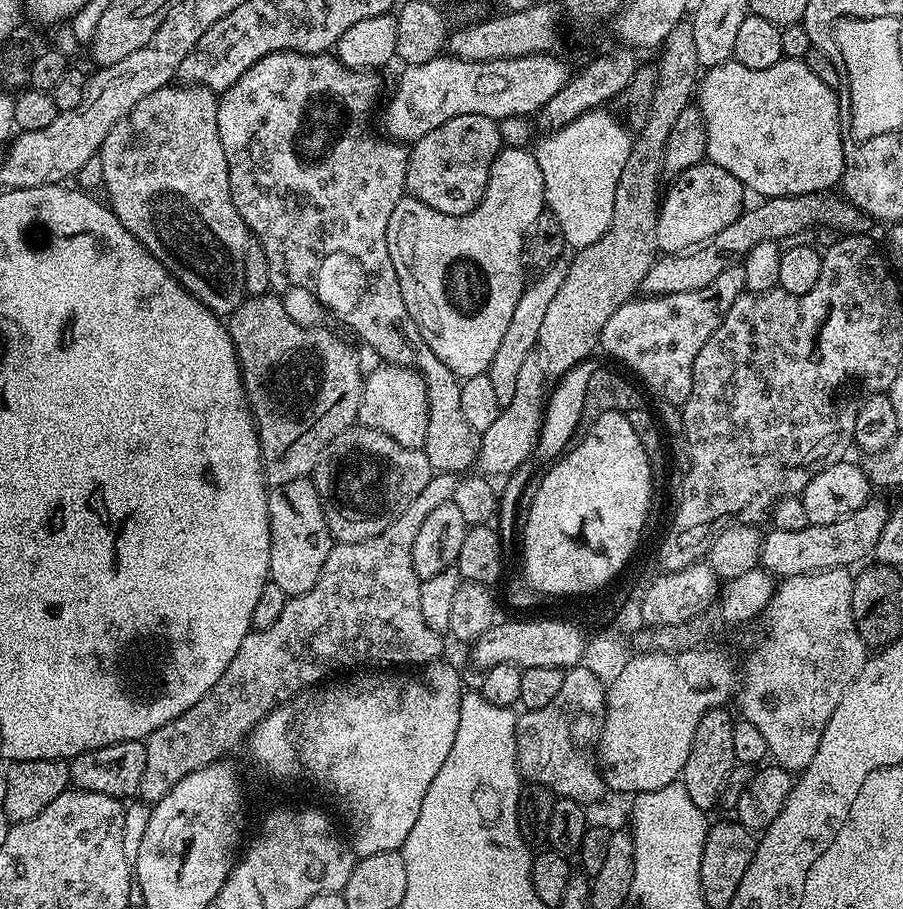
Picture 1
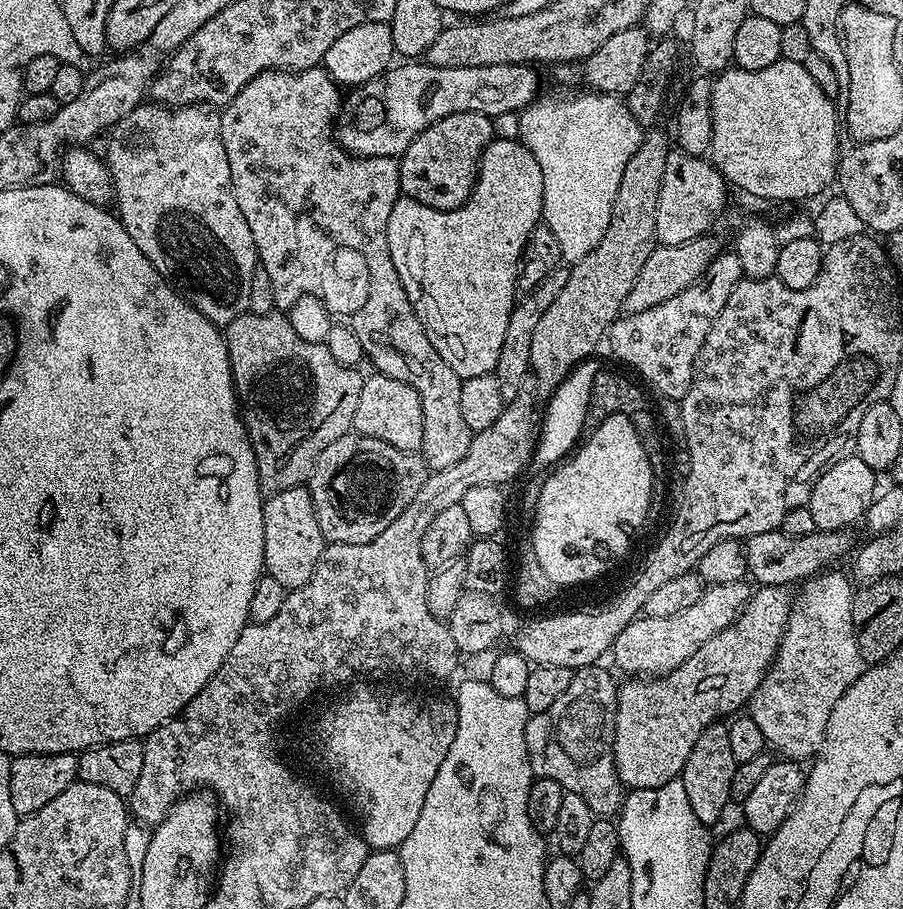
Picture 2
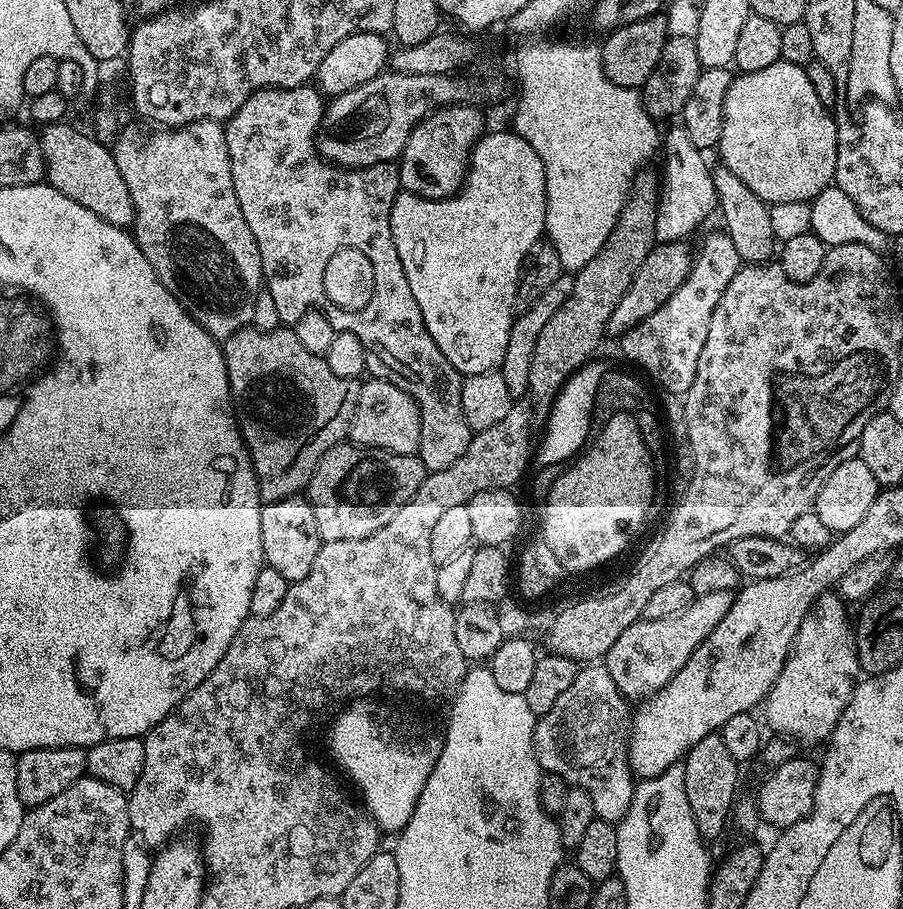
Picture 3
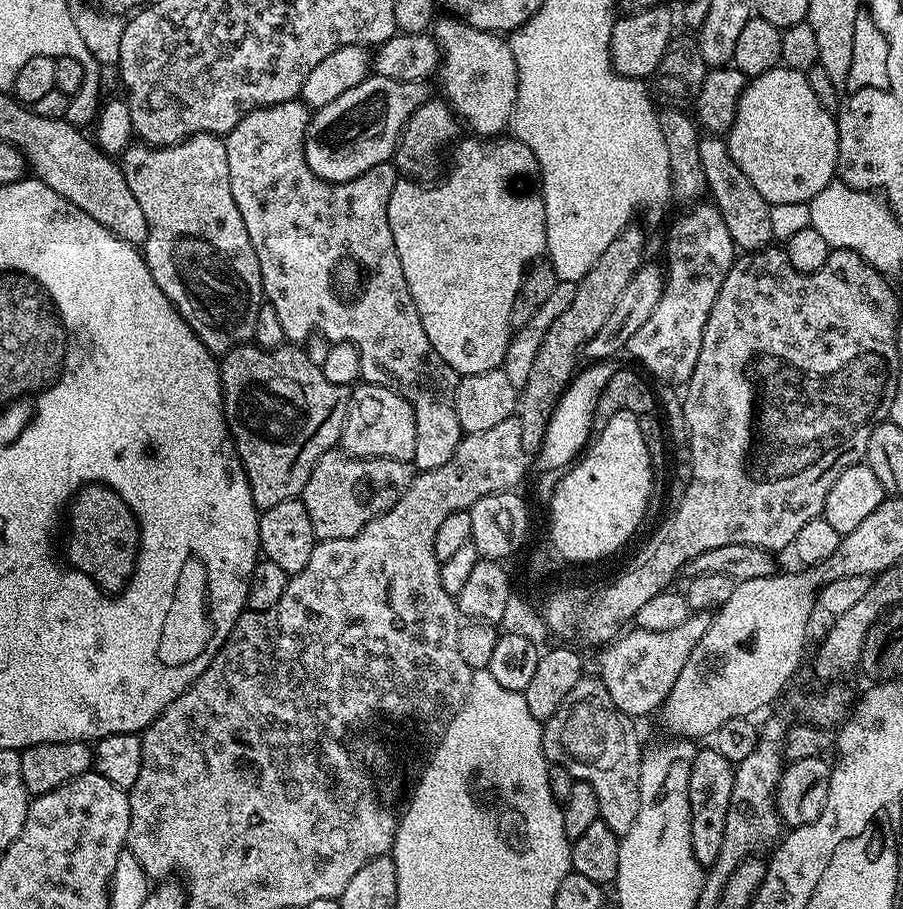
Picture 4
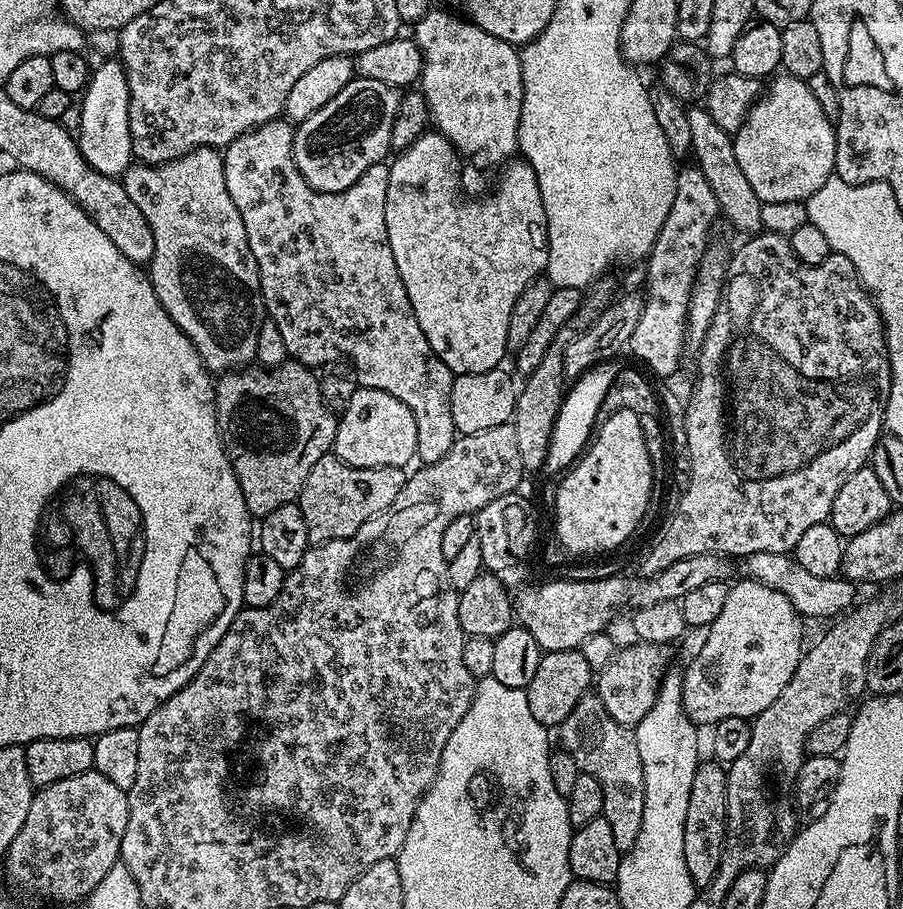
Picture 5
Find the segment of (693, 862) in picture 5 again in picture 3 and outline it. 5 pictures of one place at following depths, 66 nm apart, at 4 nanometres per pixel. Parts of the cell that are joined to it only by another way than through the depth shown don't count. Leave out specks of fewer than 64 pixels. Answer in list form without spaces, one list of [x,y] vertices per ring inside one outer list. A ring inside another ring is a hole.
[[[719,734],[701,736],[698,746],[689,750],[682,761],[686,778],[686,798],[690,798],[690,810],[694,813],[694,822],[705,841],[713,842],[730,824],[732,809],[738,799],[736,783],[740,780],[738,761],[730,758],[726,745]]]

